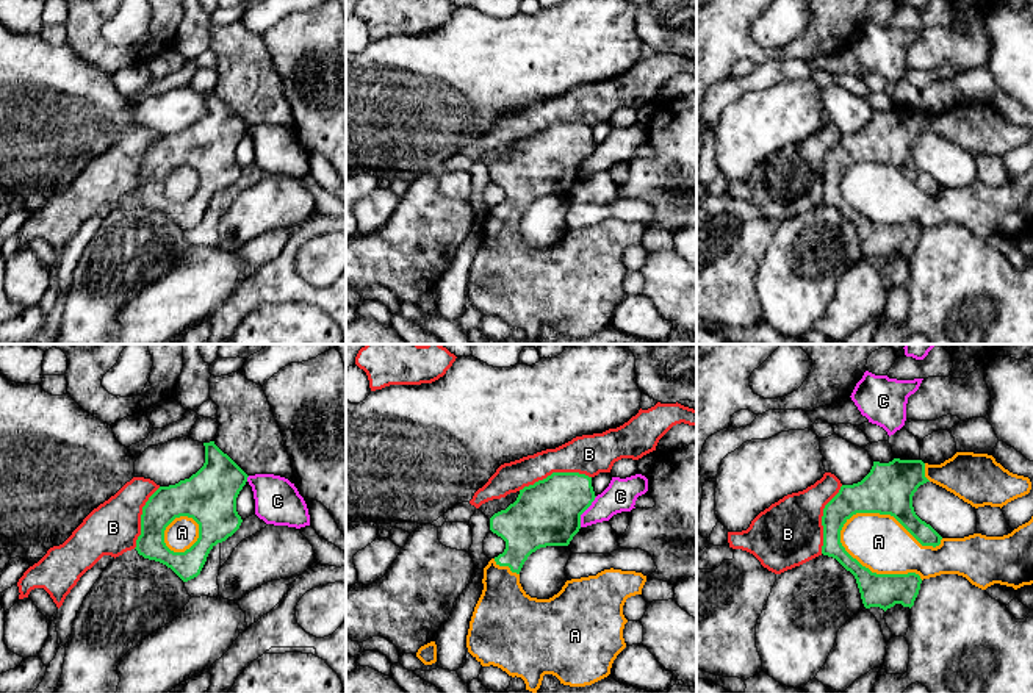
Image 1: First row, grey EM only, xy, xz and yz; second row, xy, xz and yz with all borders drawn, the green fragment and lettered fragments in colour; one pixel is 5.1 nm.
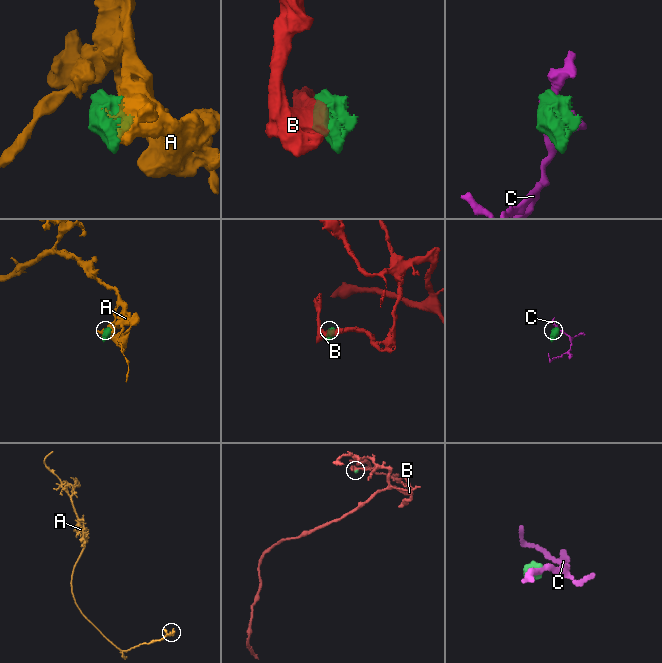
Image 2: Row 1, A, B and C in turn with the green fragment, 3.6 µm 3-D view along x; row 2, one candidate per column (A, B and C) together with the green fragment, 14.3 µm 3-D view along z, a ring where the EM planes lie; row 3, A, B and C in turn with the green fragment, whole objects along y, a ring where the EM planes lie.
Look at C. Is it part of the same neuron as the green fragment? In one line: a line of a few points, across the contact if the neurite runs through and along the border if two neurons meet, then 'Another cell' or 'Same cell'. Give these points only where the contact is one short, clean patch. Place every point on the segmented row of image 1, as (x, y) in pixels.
Line: xz (597, 496), (581, 515), (579, 526). Another cell

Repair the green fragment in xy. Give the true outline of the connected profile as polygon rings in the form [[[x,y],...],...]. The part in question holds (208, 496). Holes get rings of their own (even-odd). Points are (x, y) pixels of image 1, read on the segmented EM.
[[[214,441],[203,443],[205,463],[189,479],[160,487],[142,507],[136,551],[171,568],[183,582],[197,577],[210,551],[243,519],[236,497],[247,474]]]

